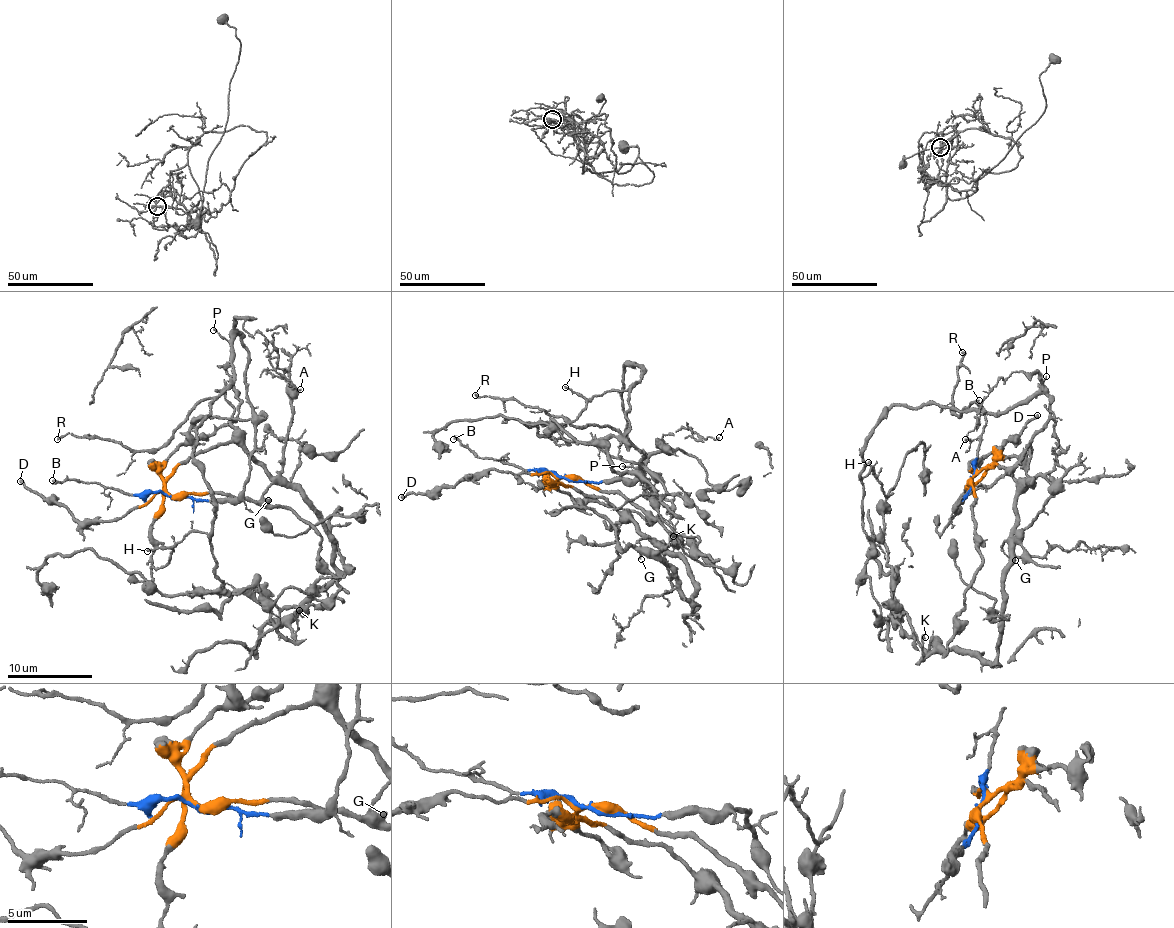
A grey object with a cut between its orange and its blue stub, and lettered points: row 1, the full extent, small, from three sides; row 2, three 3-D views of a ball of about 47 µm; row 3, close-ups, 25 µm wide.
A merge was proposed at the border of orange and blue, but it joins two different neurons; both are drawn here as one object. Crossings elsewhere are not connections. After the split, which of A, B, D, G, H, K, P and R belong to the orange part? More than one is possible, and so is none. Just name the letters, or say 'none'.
D, G, K

